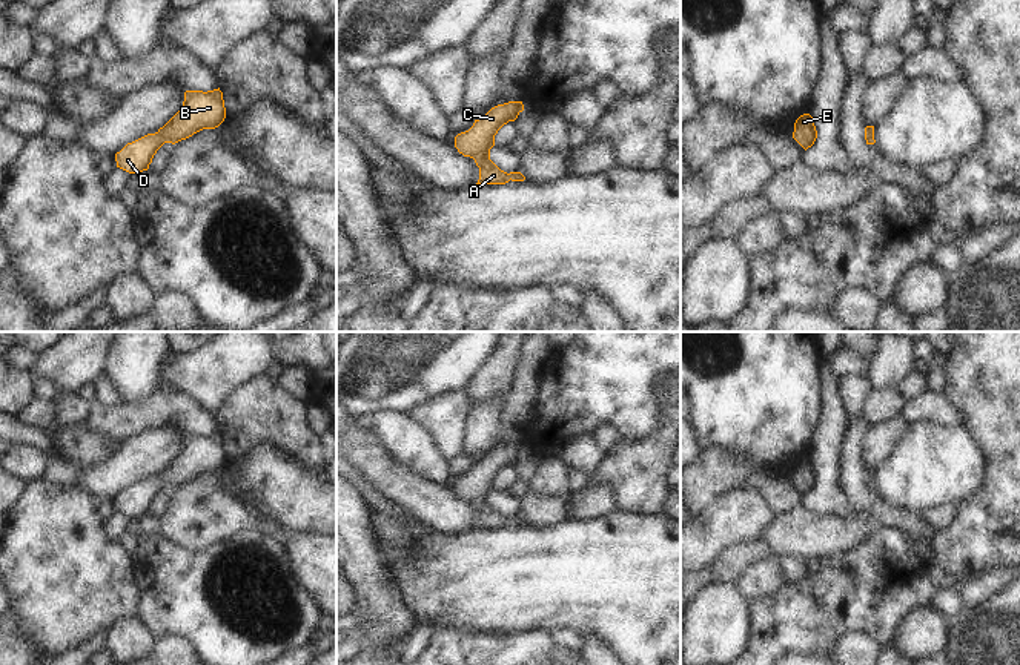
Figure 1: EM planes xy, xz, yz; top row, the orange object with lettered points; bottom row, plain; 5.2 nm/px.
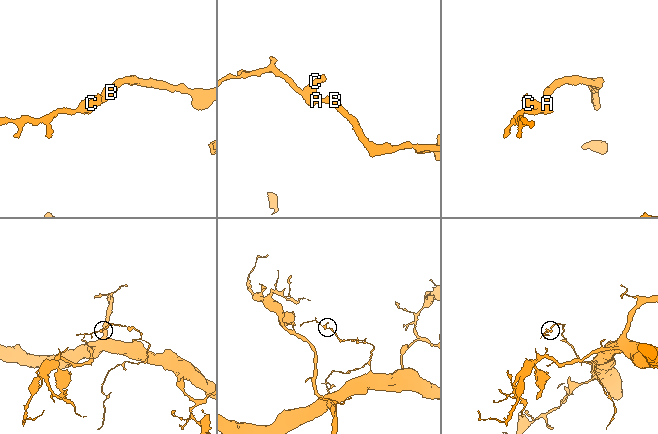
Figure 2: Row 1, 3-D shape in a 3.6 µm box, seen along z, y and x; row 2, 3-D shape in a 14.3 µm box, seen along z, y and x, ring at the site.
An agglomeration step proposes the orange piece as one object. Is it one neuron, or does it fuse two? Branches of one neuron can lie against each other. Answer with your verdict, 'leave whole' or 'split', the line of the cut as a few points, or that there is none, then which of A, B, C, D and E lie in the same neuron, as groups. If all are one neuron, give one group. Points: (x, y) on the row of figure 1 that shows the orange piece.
leave whole; no cut; A B C D E

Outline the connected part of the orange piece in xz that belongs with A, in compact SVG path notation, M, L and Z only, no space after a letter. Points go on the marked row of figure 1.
M508 101L492 108L484 117L475 120L473 126L455 137L455 147L464 157L475 160L479 167L476 184L505 184L524 181L521 172L504 172L490 160L490 149L495 146L495 135L508 121L515 121L524 111L522 101Z

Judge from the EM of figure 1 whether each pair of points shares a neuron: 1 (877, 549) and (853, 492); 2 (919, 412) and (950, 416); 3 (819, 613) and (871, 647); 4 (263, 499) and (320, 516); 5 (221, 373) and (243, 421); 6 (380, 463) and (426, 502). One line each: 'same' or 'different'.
1: different
2: same
3: different
4: same
5: different
6: same

